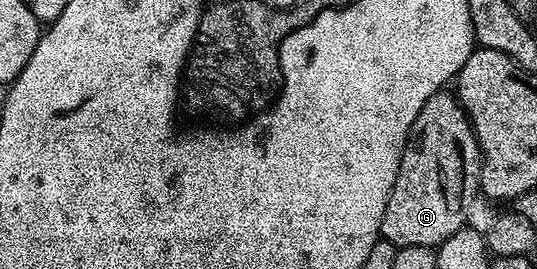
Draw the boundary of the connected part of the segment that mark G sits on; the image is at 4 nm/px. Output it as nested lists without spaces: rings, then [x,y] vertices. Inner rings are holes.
[[[442,91],[431,95],[423,105],[423,111],[413,124],[413,132],[409,135],[409,144],[405,146],[405,154],[399,167],[399,175],[395,179],[395,187],[391,191],[391,199],[387,203],[387,211],[383,215],[381,236],[395,246],[436,247],[442,245],[455,231],[466,228],[465,216],[469,213],[469,204],[473,196],[478,196],[481,180],[481,149],[477,145],[477,137],[473,134],[473,124],[461,102],[452,92]]]

